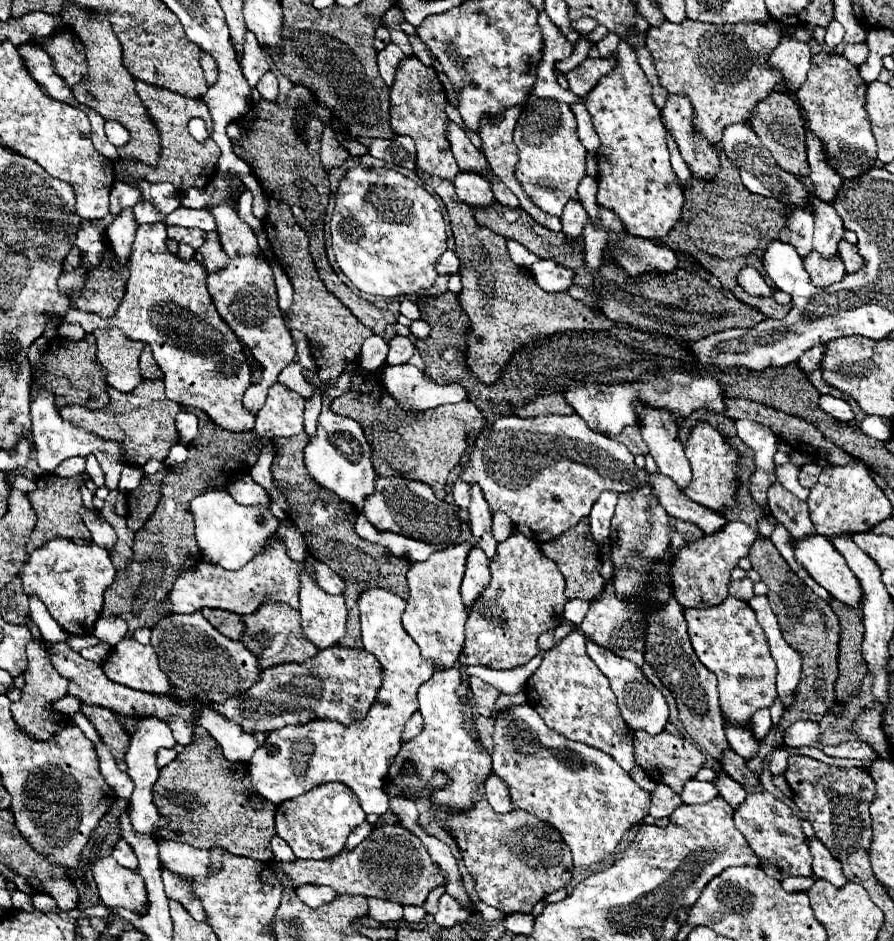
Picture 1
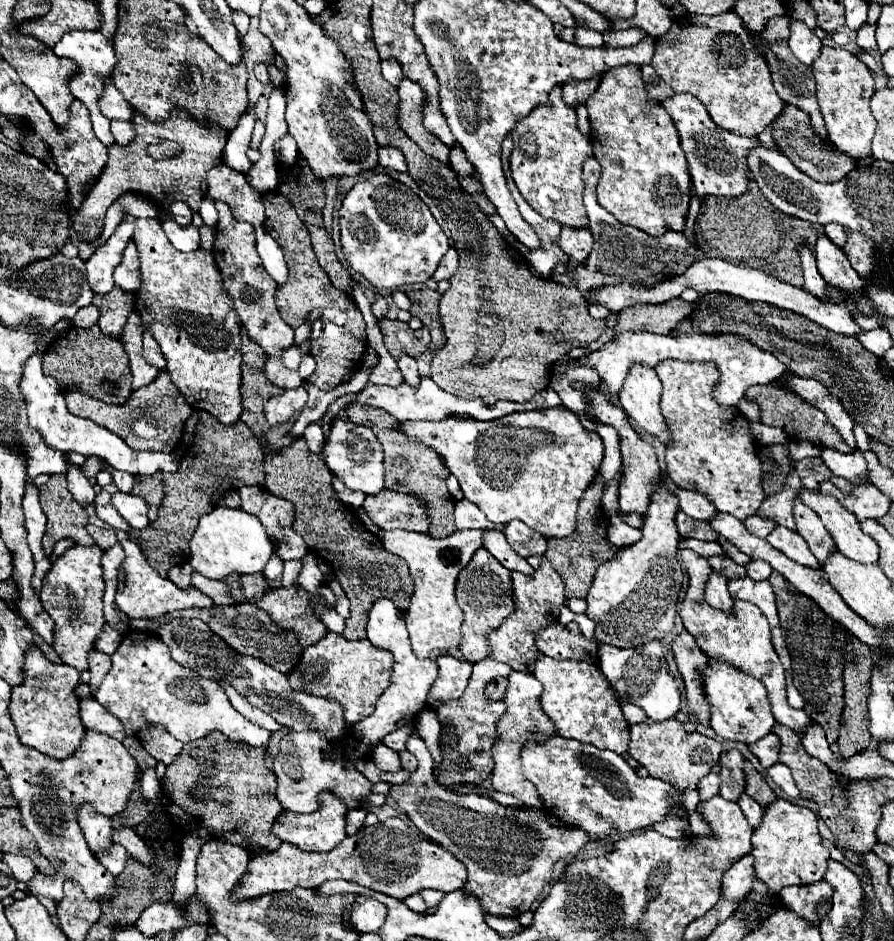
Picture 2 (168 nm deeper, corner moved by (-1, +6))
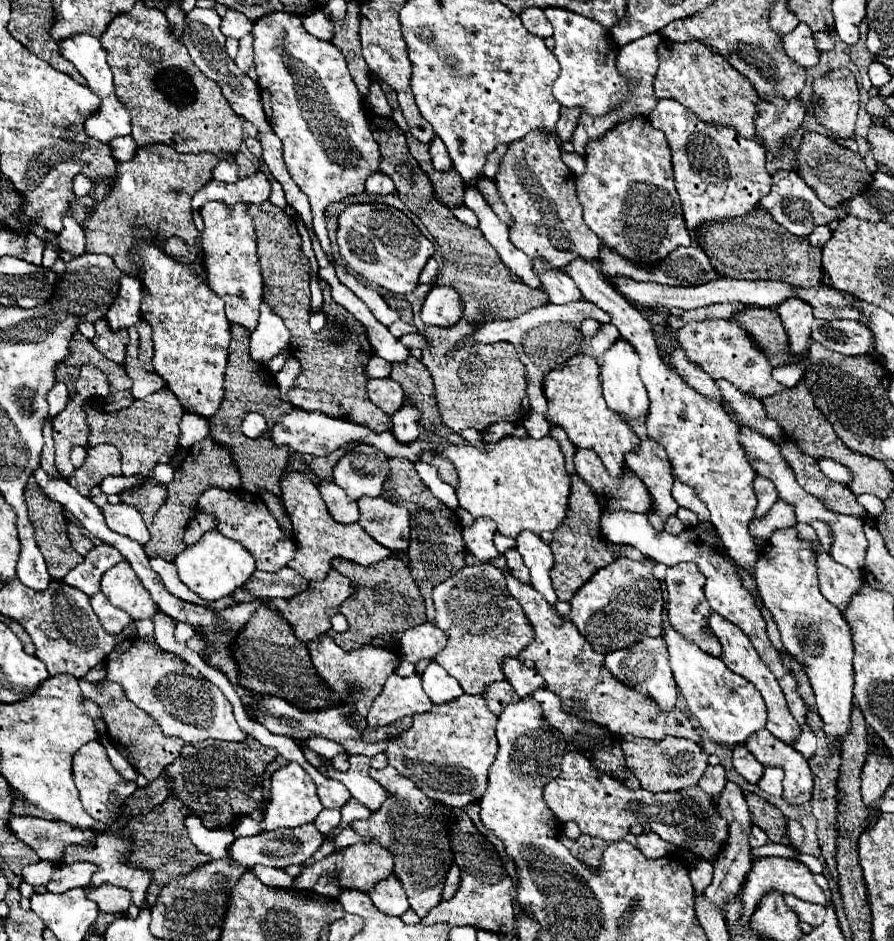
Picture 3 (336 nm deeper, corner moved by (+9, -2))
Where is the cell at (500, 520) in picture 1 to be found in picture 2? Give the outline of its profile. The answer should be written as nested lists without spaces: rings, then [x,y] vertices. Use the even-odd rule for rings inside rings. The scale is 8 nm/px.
[[[508,522],[504,532],[508,544],[518,556],[532,556],[532,554],[544,554],[546,552],[546,538],[542,534],[536,534],[536,530],[528,528],[522,522]]]

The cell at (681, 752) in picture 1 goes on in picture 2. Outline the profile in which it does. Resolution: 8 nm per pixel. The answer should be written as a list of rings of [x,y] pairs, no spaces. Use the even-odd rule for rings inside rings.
[[[650,718],[630,726],[630,746],[628,756],[640,762],[652,778],[660,778],[674,788],[696,790],[700,778],[704,778],[714,764],[718,764],[722,754],[722,744],[700,732],[686,732],[684,724],[678,720],[652,722]]]

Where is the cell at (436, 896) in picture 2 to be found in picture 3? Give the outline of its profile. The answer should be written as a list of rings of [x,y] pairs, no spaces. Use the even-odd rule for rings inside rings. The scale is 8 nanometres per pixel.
[[[392,766],[380,770],[370,768],[370,776],[394,794],[394,802],[382,804],[382,808],[372,812],[368,820],[354,820],[352,828],[366,840],[382,842],[382,846],[394,854],[394,870],[408,894],[410,908],[424,918],[442,900],[446,870],[452,864],[452,850],[446,838],[446,808],[430,800],[412,780],[398,774]]]

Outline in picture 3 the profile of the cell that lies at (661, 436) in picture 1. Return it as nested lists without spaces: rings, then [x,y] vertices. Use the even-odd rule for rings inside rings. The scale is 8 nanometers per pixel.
[[[620,338],[604,356],[602,356],[602,388],[604,388],[604,398],[606,398],[606,404],[626,416],[626,418],[644,418],[648,414],[648,392],[638,376],[638,354],[636,350],[624,340]]]

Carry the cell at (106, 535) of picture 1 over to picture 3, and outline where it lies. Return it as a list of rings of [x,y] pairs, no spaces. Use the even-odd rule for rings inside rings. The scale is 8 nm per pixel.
[[[46,420],[46,426],[44,426],[44,450],[42,450],[42,468],[46,470],[46,474],[50,474],[52,478],[62,478],[58,468],[56,468],[56,462],[54,462],[54,442],[52,442],[52,422]]]

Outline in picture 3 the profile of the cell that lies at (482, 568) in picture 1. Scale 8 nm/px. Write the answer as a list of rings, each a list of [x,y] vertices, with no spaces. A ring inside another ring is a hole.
[[[488,562],[464,566],[440,582],[432,596],[436,604],[436,626],[448,634],[448,644],[436,658],[420,660],[416,672],[422,675],[430,663],[436,662],[460,682],[466,694],[482,694],[484,686],[504,680],[502,658],[518,656],[534,638],[534,630],[522,606],[506,588],[504,572]]]

